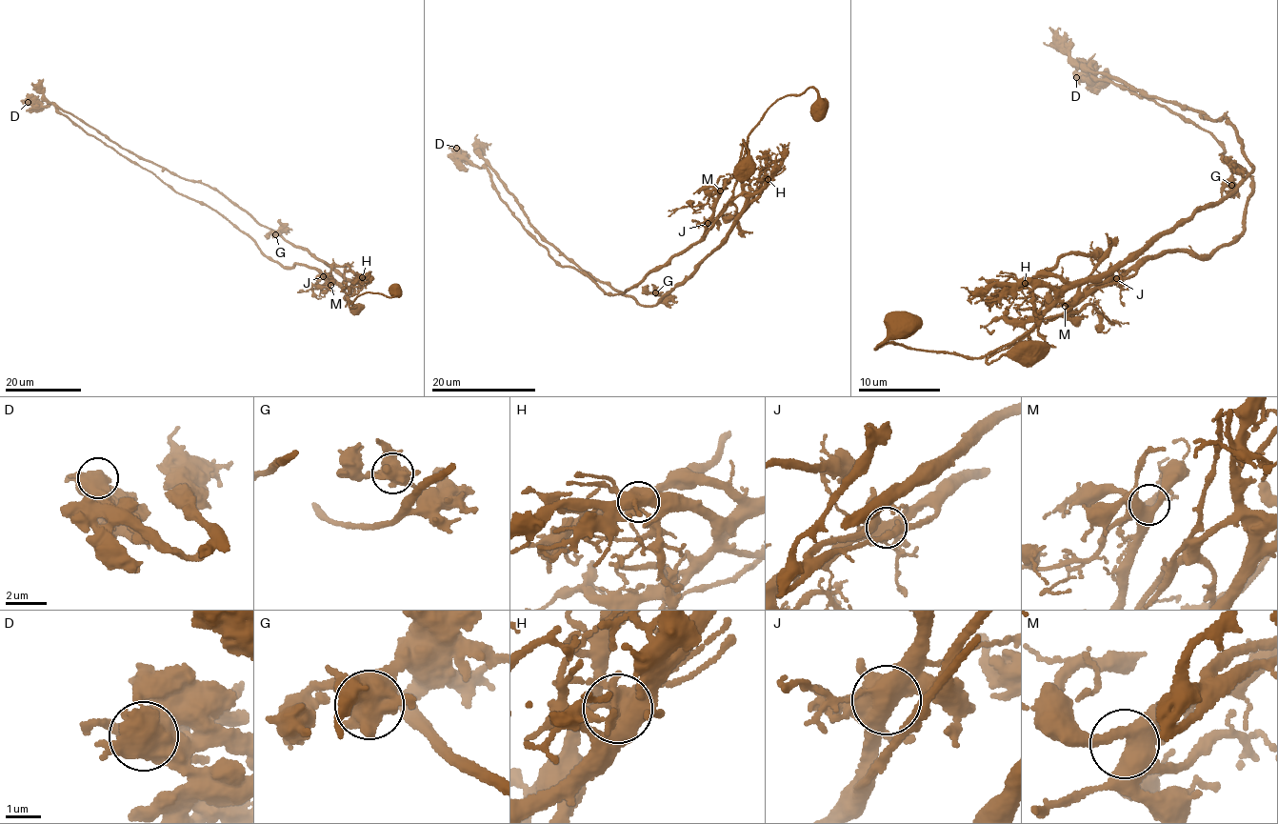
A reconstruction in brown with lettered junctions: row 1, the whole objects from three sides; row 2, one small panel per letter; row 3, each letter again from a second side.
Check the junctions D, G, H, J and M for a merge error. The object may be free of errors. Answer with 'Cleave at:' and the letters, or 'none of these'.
Cleave at: J

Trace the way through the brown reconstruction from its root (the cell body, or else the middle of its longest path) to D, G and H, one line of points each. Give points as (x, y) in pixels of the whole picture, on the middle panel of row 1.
D: (820, 108), (811, 87), (777, 99), (705, 235), (612, 295), (553, 259), (486, 167), (456, 148)
G: (820, 108), (811, 87), (777, 99), (748, 136), (740, 170), (746, 198), (725, 238), (661, 302), (655, 292)
H: (820, 108), (818, 91), (811, 87), (801, 93), (783, 96), (749, 134), (741, 172), (750, 180), (768, 179)

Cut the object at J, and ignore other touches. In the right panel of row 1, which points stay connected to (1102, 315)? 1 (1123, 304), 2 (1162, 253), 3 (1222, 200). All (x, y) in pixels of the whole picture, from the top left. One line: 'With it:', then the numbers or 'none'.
With it: 2

